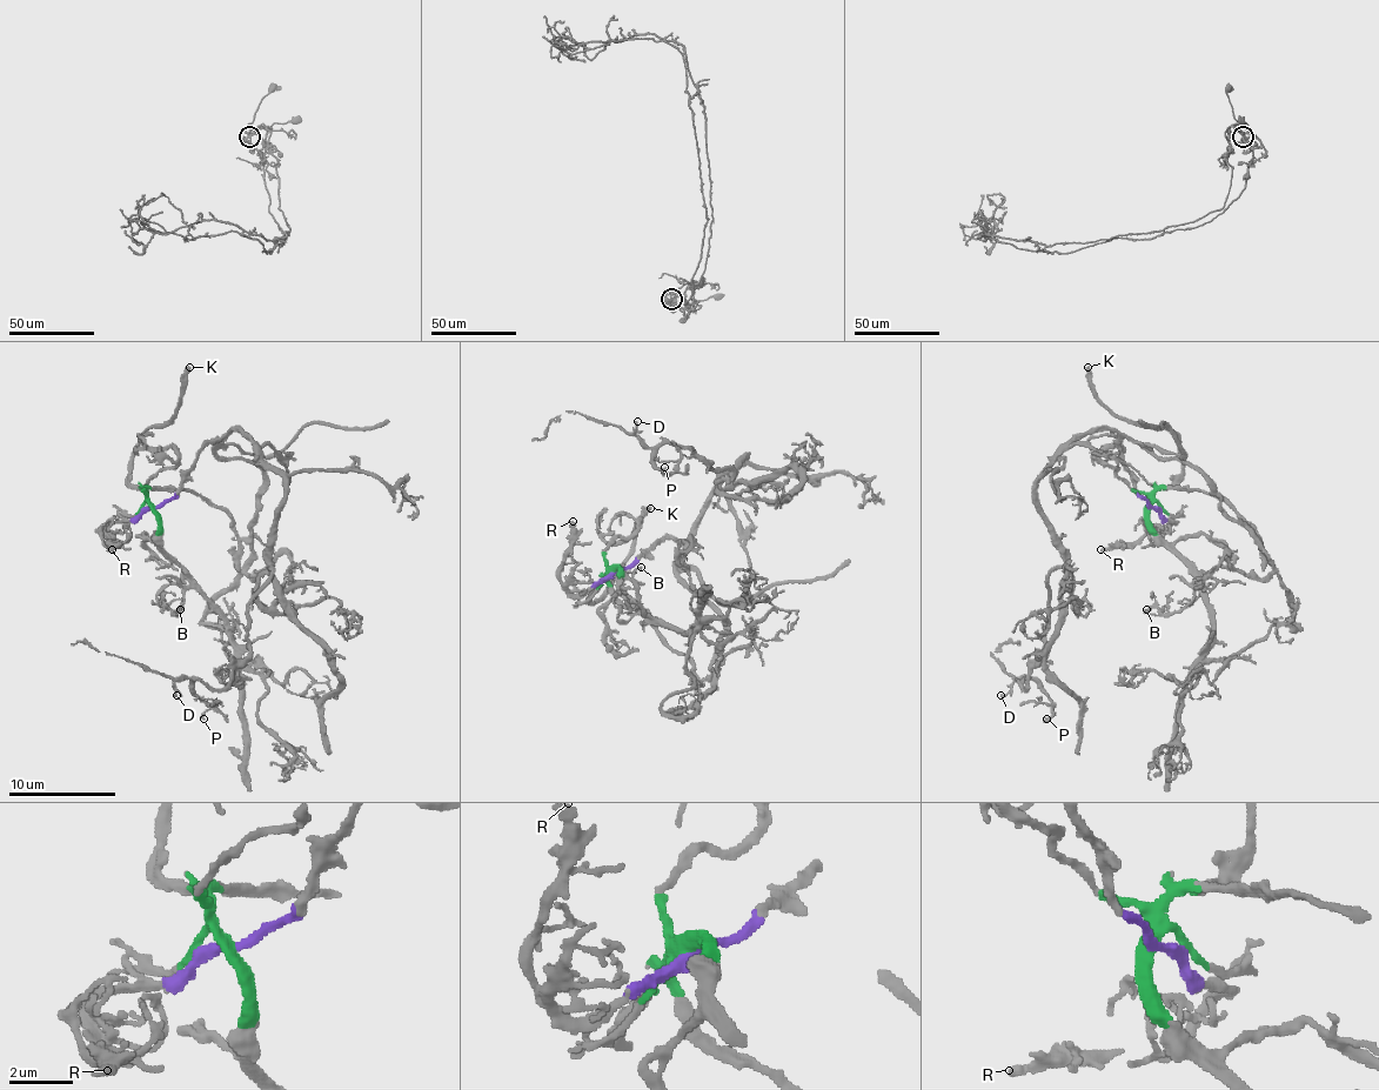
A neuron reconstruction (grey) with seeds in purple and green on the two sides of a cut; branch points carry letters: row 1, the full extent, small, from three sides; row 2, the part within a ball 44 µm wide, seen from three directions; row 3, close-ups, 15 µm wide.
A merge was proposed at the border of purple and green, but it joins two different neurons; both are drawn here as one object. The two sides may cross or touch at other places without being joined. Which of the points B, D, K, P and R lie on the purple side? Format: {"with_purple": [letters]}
{"with_purple": ["D", "P", "R"]}

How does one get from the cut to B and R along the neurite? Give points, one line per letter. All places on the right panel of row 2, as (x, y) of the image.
B: (1149, 507), (1151, 530), (1197, 580), (1195, 595), (1180, 609), (1153, 615), (1146, 609)
R: (1151, 507), (1170, 523), (1170, 534), (1149, 528), (1124, 547), (1100, 550)

